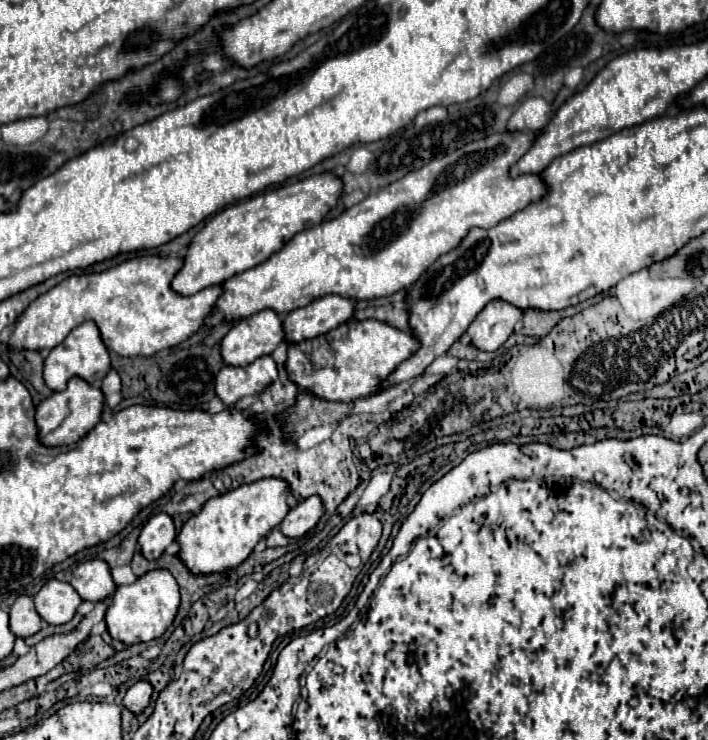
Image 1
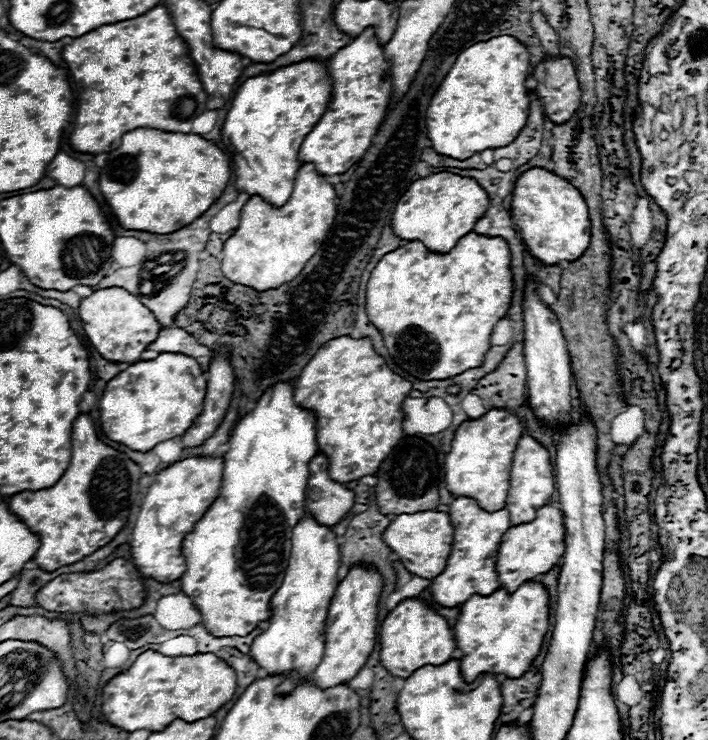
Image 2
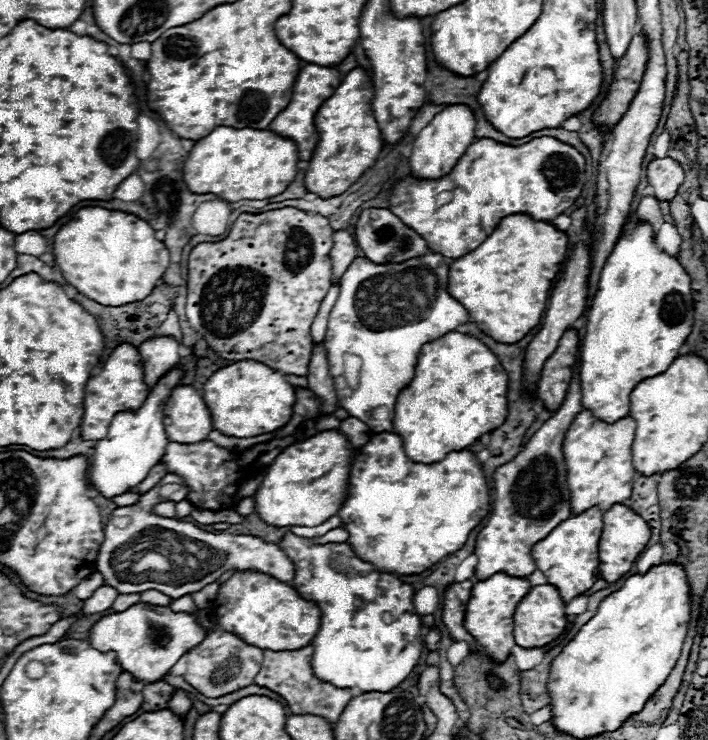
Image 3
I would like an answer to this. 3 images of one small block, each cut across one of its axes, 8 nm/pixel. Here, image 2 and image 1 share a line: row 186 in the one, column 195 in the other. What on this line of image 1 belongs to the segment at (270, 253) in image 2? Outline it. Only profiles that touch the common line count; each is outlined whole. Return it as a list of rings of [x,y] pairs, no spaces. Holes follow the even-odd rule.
[[[146,254],[128,258],[102,272],[68,276],[24,310],[16,320],[8,346],[16,350],[50,350],[84,320],[94,320],[104,344],[120,356],[152,356],[164,348],[176,346],[200,330],[222,294],[222,286],[208,286],[192,296],[176,294],[170,282],[182,266],[184,258]]]

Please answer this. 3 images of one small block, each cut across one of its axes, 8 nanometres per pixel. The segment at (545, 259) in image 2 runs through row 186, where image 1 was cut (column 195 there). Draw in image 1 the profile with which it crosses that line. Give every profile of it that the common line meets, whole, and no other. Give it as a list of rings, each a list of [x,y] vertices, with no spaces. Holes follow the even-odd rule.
[[[264,478],[264,480],[244,484],[236,490],[210,498],[198,514],[194,514],[192,518],[188,518],[184,522],[182,530],[178,532],[176,542],[180,544],[180,550],[176,556],[180,556],[180,560],[184,560],[184,564],[188,564],[190,572],[226,572],[226,570],[238,568],[250,556],[250,552],[254,550],[258,540],[264,538],[288,514],[290,508],[286,504],[286,492],[288,492],[288,486],[284,480]]]

